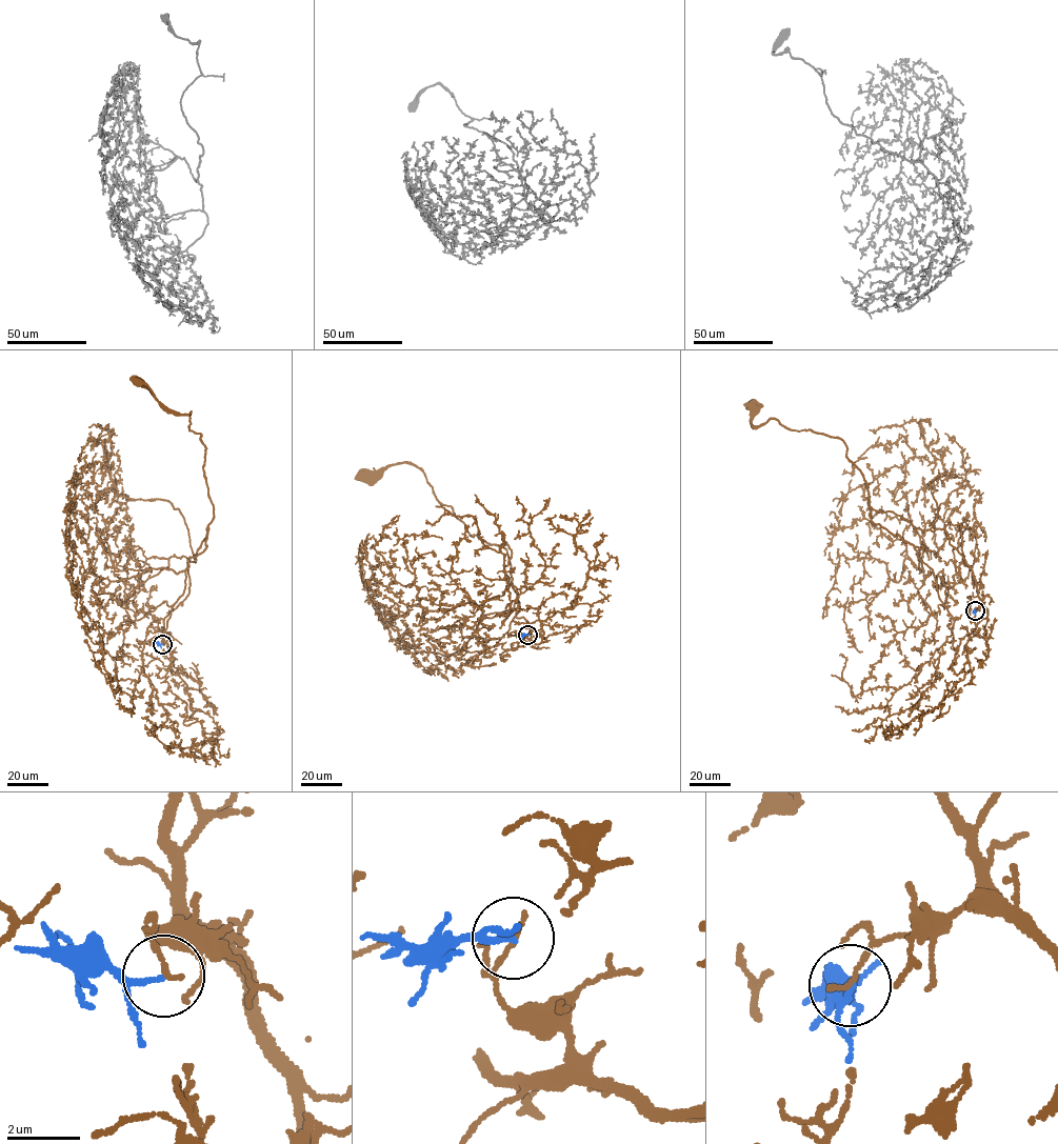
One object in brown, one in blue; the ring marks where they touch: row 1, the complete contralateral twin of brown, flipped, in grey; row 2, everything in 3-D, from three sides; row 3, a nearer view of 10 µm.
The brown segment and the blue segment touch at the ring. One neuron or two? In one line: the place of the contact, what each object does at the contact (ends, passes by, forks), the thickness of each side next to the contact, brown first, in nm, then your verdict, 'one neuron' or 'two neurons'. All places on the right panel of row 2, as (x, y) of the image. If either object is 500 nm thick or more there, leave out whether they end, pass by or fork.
place (975, 610); brown ends; blue ends; calibres 130 and 140 nm; two neurons

